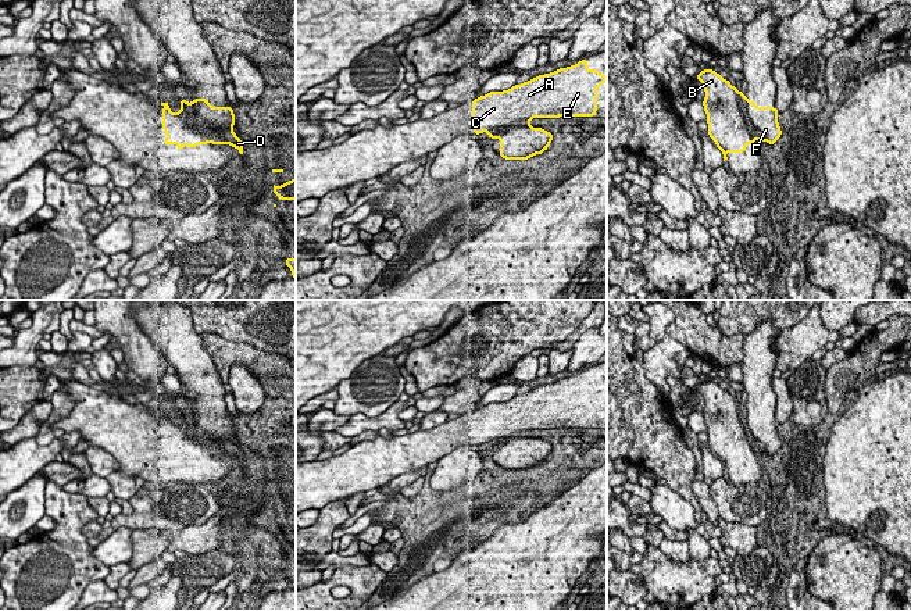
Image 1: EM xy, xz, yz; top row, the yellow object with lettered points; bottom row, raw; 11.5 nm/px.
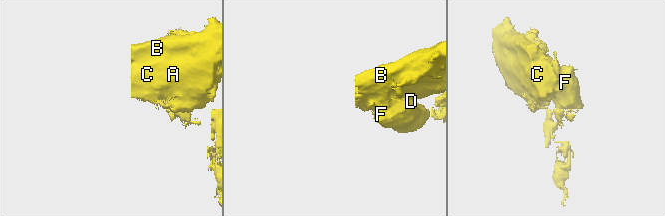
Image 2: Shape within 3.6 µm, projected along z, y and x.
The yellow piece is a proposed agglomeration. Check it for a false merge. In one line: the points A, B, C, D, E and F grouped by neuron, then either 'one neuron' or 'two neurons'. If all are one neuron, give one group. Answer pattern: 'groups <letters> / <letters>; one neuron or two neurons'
groups A B C E / D F; two neurons

